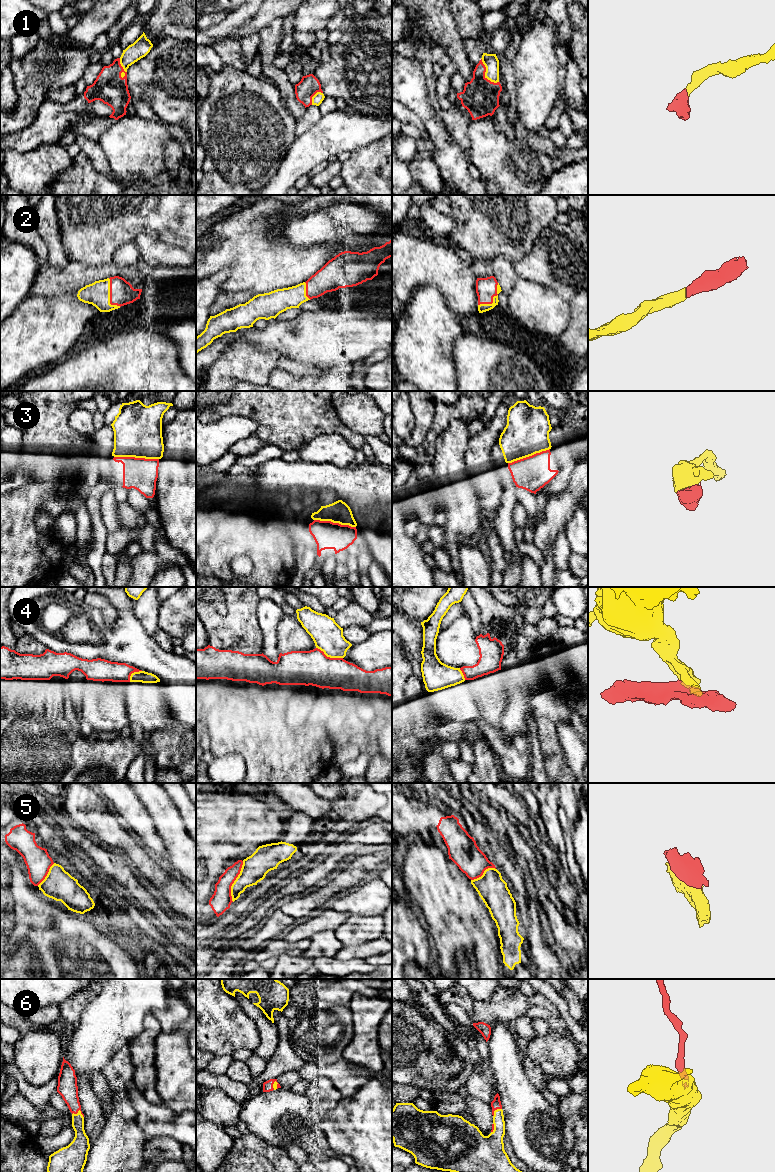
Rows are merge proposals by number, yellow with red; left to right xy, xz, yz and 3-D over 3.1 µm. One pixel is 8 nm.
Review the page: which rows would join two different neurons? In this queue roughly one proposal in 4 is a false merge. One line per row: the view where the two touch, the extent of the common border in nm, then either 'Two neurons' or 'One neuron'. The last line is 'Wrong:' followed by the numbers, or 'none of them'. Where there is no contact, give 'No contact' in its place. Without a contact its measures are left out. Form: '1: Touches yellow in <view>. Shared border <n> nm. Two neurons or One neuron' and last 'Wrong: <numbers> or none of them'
1: Touches yellow in yz. Shared border 240 nm. One neuron
2: Touches yellow in xy. Shared border 260 nm. One neuron
3: Touches yellow in xy. Shared border 360 nm. One neuron
4: Touches yellow in xz. Shared border 240 nm. Two neurons
5: Touches yellow in xz. Shared border 340 nm. Two neurons
6: Touches yellow in xy. Shared border 100 nm. One neuron
Wrong: 4, 5

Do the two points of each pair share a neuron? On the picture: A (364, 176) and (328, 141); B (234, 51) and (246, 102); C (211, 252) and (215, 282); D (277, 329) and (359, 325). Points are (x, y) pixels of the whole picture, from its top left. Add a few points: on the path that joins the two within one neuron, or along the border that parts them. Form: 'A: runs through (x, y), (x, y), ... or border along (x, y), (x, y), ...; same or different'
A: border along (372, 142), (356, 147), (351, 152); different
B: border along (225, 65), (245, 70); different
C: border along (228, 266), (230, 275), (222, 283), (220, 291); different
D: runs through (297, 338), (339, 337); same

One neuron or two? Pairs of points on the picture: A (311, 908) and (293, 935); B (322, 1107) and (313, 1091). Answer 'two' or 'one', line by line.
A: two
B: one

